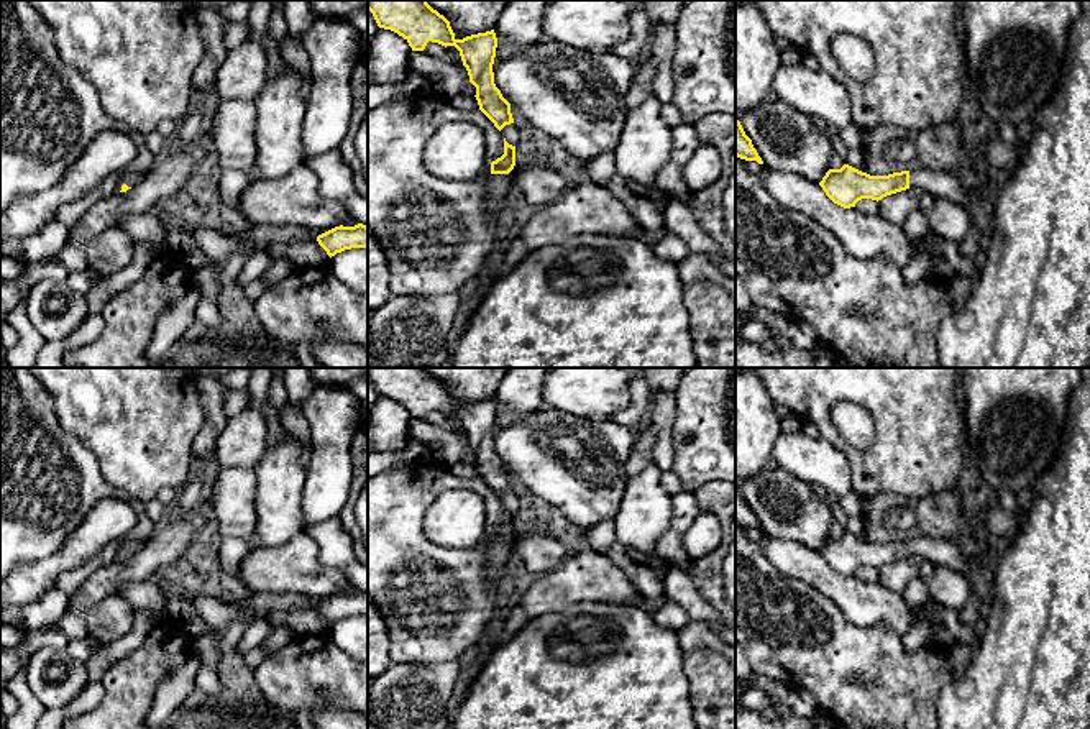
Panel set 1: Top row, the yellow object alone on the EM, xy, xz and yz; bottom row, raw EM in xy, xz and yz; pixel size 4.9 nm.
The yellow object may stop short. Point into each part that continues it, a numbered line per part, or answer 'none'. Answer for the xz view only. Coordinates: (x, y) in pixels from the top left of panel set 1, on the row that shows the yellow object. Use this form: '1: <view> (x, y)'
1: xz (496, 184)

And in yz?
1: yz (941, 184)

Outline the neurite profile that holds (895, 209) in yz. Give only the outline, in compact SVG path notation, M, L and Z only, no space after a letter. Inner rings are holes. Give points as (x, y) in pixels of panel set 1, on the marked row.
M918 187L891 194L878 200L878 217L885 222L901 227L906 218L919 209L924 192Z

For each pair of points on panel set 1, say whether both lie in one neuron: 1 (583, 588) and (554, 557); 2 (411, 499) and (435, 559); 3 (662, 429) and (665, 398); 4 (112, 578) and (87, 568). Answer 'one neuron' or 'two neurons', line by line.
1: two neurons
2: one neuron
3: one neuron
4: two neurons

